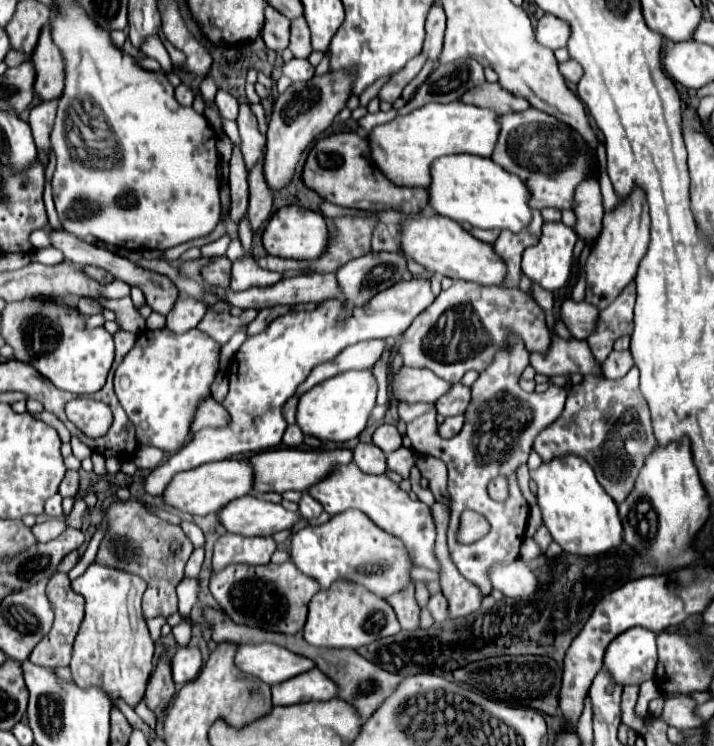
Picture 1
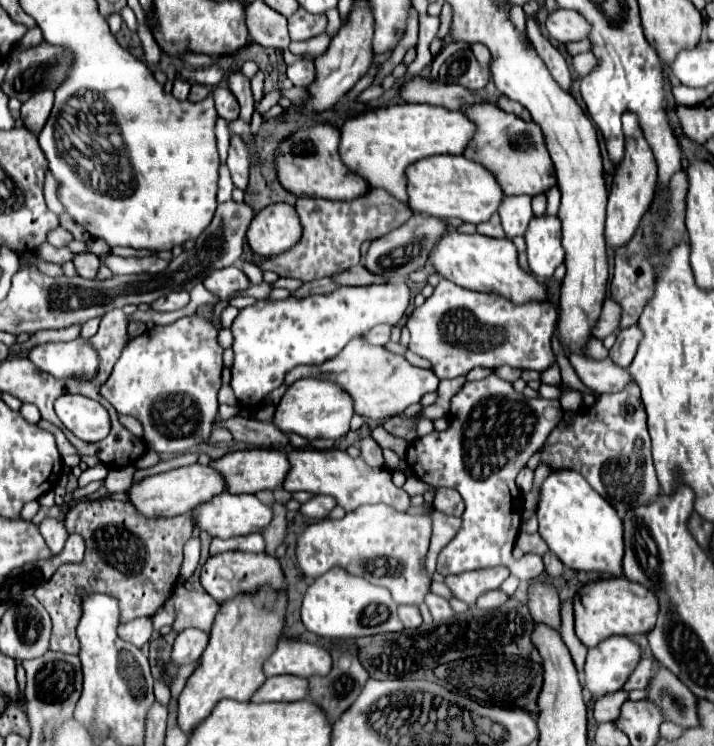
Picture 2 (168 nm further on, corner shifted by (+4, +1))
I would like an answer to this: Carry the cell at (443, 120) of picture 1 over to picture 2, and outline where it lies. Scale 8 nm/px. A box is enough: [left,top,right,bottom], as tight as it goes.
[342,103,476,205]

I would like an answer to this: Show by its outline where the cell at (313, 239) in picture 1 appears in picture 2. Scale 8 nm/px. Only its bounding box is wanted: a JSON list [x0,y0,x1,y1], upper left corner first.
[248,203,302,257]

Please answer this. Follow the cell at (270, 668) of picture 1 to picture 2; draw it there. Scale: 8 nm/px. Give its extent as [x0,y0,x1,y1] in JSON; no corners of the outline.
[264,641,332,677]

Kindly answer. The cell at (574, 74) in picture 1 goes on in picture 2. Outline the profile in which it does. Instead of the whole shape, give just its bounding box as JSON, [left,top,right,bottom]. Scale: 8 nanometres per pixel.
[572,53,594,77]

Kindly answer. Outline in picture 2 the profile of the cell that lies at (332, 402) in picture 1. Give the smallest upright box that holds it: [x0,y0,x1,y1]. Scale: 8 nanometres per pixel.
[274,377,354,439]

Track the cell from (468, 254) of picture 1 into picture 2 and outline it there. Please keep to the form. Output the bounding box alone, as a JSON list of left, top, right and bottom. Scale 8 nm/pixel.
[428,229,546,303]

